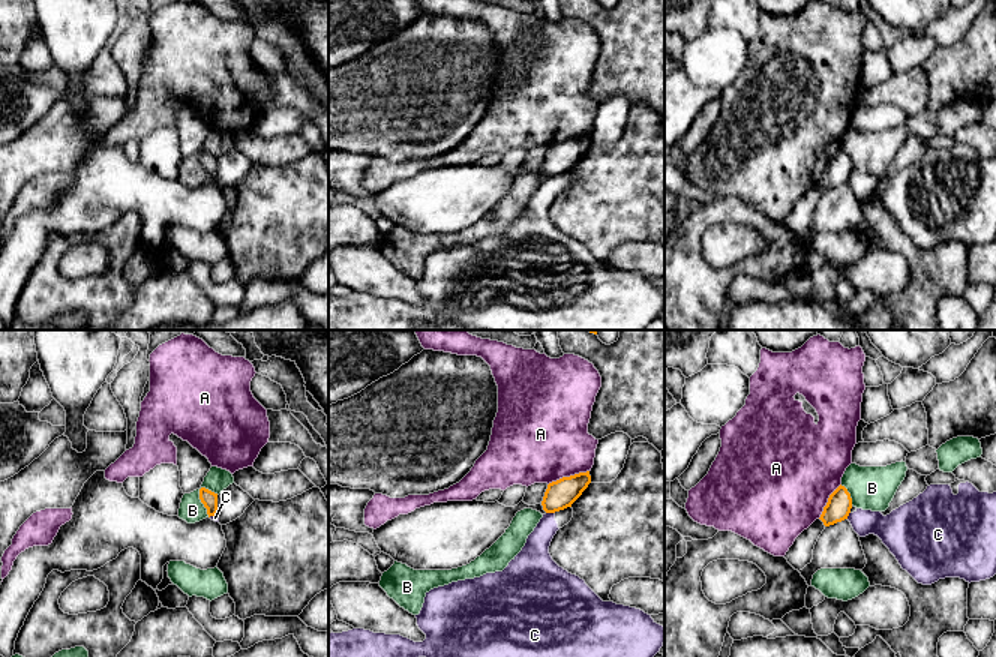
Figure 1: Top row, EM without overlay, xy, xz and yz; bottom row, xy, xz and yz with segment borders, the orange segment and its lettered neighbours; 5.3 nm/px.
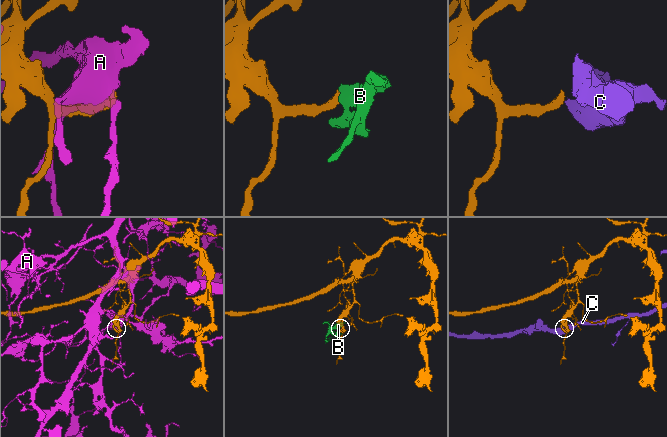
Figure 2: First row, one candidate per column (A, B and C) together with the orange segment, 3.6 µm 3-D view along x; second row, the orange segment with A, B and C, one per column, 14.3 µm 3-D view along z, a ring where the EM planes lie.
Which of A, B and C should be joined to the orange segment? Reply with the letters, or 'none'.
none

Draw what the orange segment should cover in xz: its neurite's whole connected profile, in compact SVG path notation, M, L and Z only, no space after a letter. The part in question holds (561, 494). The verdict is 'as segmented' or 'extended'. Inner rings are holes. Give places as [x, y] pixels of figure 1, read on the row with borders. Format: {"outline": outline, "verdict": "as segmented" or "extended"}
{"outline": "M590 471L562 477L548 484L542 506L546 513L555 513L572 507L591 483Z", "verdict": "as segmented"}

